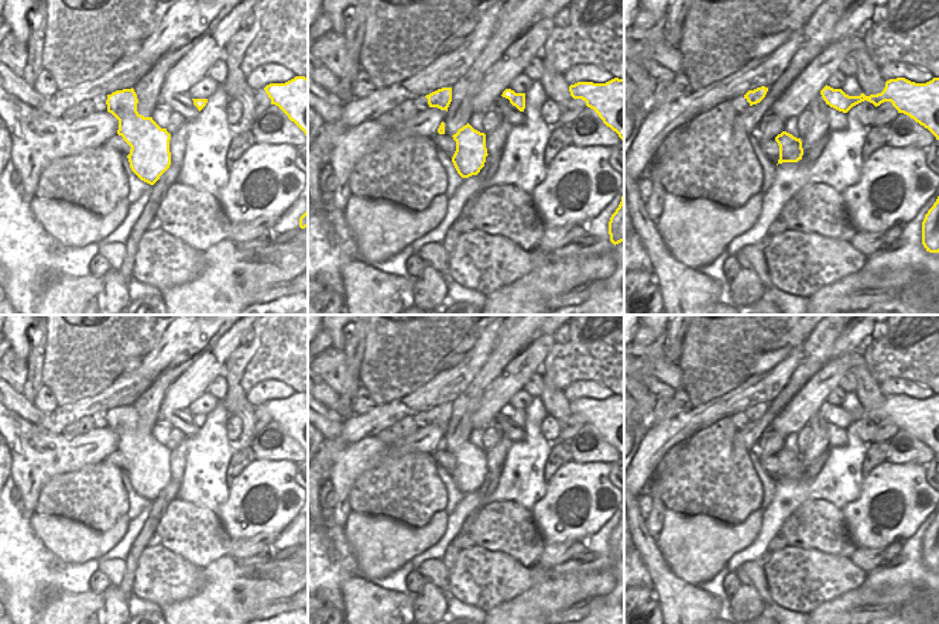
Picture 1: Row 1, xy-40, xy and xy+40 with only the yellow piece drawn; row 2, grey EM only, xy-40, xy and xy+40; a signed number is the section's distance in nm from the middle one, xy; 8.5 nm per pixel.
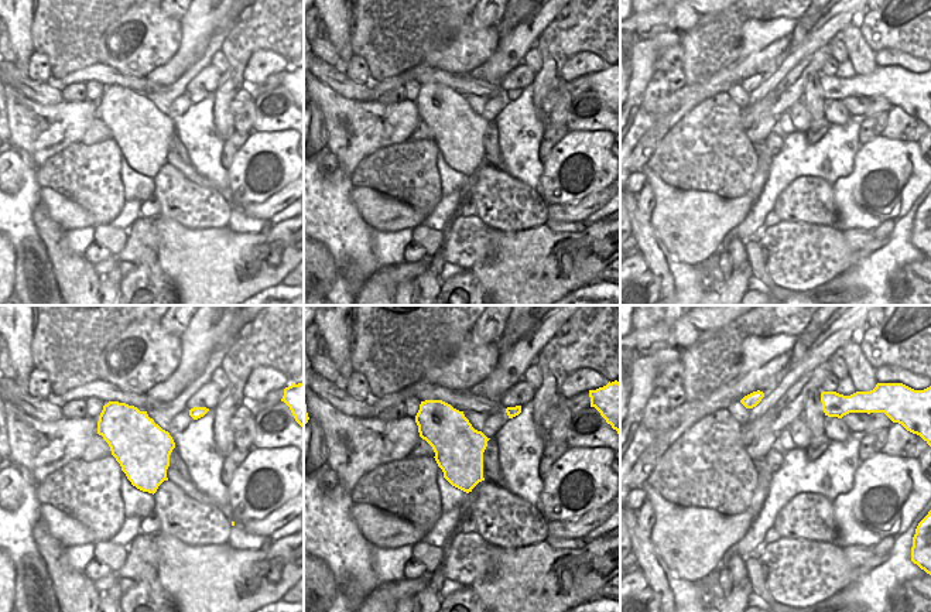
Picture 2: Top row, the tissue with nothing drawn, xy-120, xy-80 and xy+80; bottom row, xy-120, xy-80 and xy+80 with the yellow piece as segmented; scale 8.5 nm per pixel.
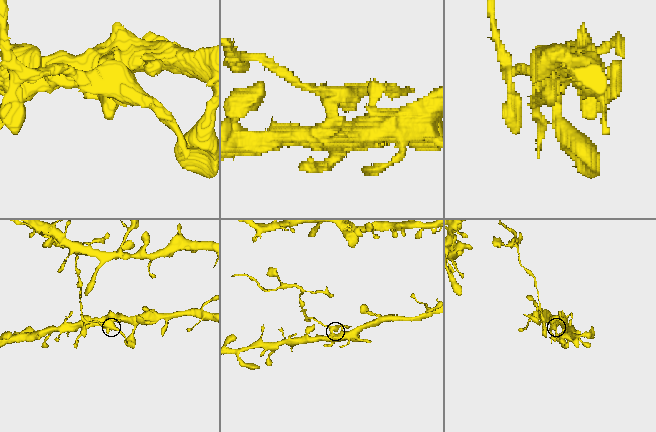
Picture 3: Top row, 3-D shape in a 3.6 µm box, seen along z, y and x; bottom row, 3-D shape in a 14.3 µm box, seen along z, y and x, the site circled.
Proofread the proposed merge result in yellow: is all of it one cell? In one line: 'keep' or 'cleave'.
cleave

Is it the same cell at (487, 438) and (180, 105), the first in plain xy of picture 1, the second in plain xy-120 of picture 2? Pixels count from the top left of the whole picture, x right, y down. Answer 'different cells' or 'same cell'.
same cell

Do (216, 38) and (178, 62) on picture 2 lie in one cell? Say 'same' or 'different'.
different

